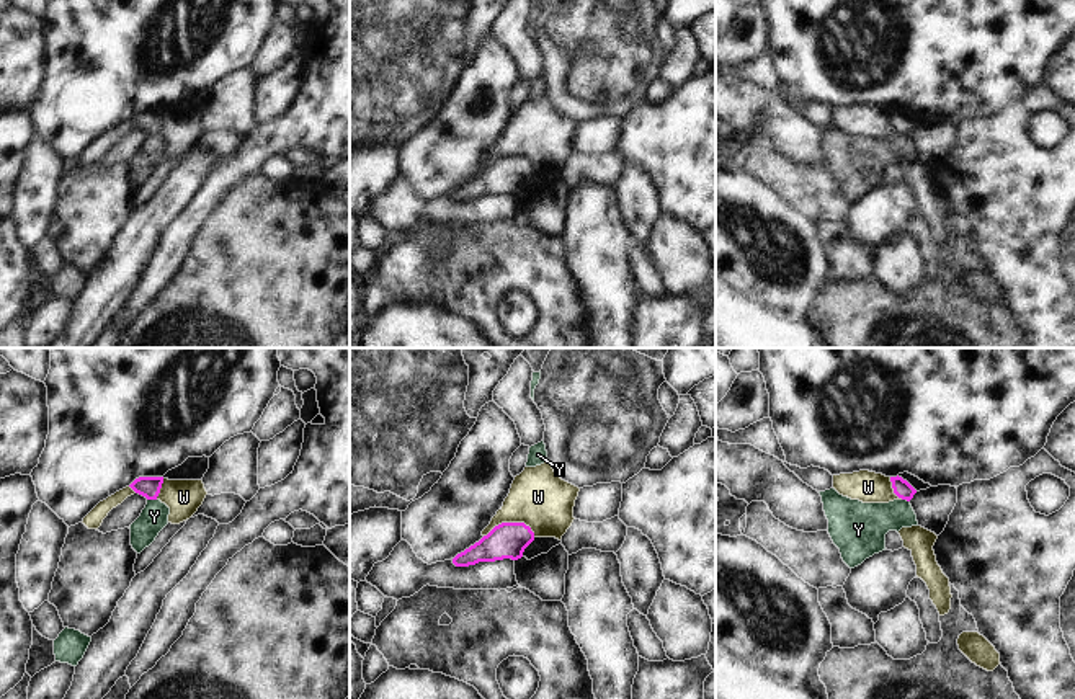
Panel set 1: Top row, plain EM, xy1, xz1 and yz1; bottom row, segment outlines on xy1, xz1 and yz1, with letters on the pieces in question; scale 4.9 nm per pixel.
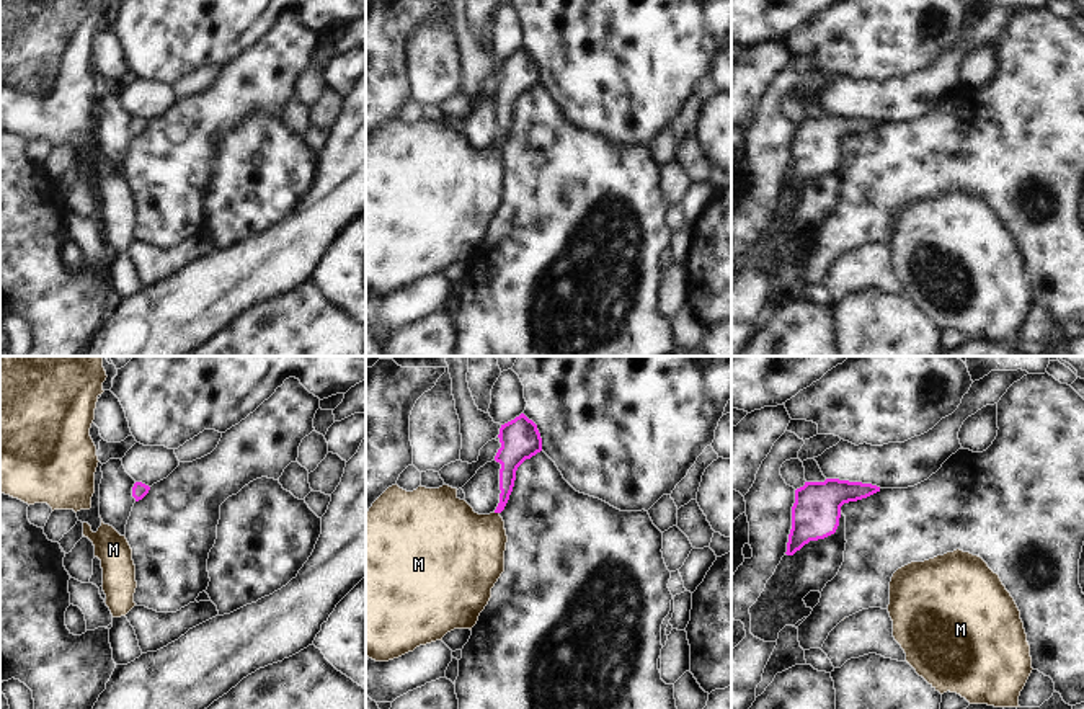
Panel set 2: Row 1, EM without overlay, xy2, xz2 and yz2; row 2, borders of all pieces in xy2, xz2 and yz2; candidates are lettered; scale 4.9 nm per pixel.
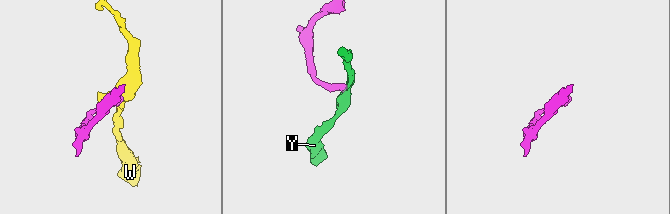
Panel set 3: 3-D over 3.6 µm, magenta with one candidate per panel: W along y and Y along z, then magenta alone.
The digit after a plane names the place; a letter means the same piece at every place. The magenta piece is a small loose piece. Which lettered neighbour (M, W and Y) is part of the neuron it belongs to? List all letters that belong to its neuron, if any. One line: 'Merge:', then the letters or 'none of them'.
Merge: M

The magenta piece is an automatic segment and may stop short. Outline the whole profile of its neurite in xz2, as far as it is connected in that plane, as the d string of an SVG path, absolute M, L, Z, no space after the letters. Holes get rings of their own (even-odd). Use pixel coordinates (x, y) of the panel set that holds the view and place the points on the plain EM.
M524 47L501 59L495 95L500 103L500 137L490 149L478 149L457 131L457 123L418 121L413 126L389 121L366 147L366 289L375 296L389 296L420 279L426 279L454 263L470 263L491 232L491 222L504 206L506 163L500 147L504 144L514 121L516 105L526 95L542 85L542 72L537 59Z

